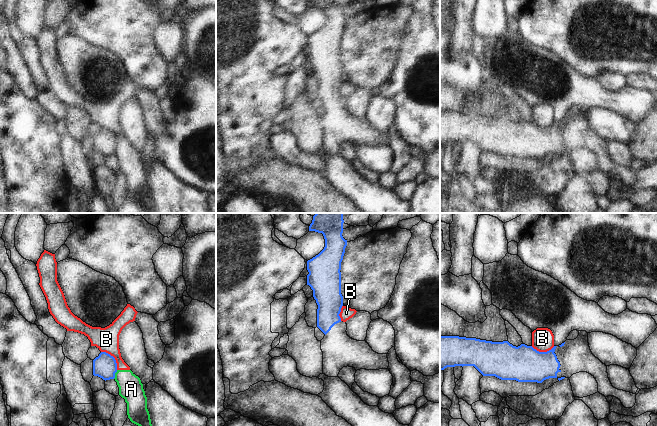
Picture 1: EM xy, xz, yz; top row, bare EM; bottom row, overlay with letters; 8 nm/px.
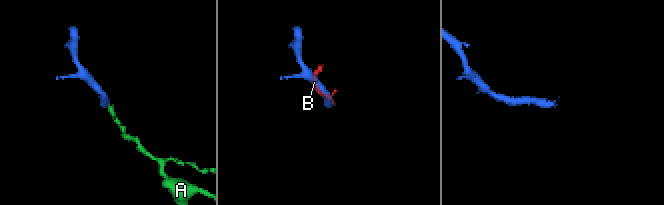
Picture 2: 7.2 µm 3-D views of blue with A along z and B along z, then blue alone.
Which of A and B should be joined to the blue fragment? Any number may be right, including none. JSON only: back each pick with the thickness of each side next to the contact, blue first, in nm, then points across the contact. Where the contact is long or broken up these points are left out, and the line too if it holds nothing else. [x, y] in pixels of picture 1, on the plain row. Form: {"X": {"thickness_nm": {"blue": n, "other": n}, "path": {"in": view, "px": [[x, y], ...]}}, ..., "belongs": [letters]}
{"belongs": []}

